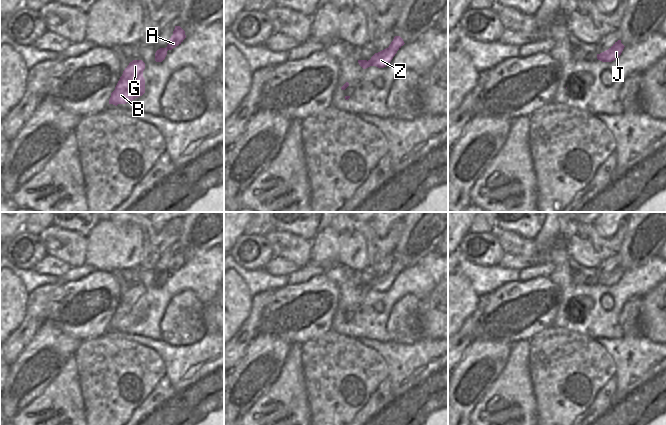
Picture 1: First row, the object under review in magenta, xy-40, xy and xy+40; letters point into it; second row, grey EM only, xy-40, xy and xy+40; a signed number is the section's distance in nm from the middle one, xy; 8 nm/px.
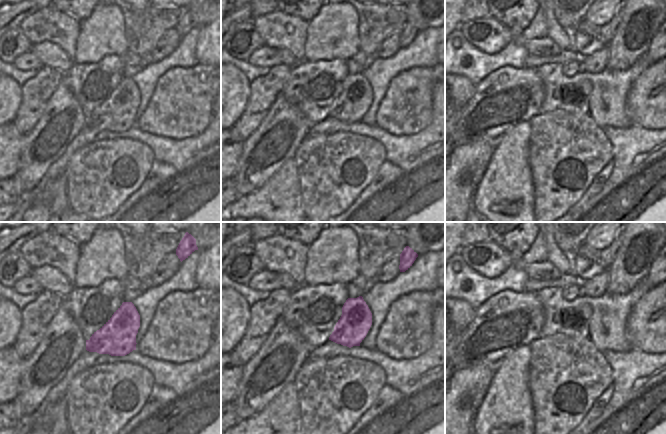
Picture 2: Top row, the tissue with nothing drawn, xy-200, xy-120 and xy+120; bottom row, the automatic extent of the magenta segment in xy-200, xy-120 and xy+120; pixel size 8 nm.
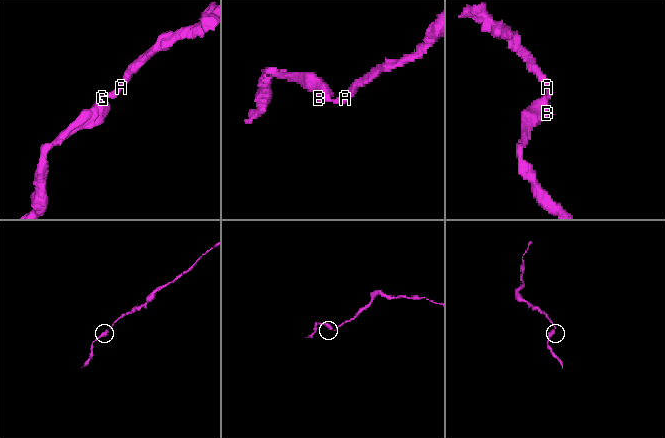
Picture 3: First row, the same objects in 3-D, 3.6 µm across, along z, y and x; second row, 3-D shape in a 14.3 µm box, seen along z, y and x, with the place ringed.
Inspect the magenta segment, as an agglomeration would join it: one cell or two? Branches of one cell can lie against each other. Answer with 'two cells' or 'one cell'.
one cell

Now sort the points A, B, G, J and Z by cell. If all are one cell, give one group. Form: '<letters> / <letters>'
A B G J Z

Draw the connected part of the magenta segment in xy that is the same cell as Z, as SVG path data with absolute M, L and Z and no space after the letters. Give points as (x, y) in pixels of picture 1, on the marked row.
M395 36L388 48L375 53L370 60L358 60L359 65L366 69L370 66L384 68L389 65L397 51L404 45L404 41L400 36Z

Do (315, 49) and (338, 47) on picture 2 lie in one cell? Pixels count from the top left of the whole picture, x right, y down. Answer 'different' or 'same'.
same

